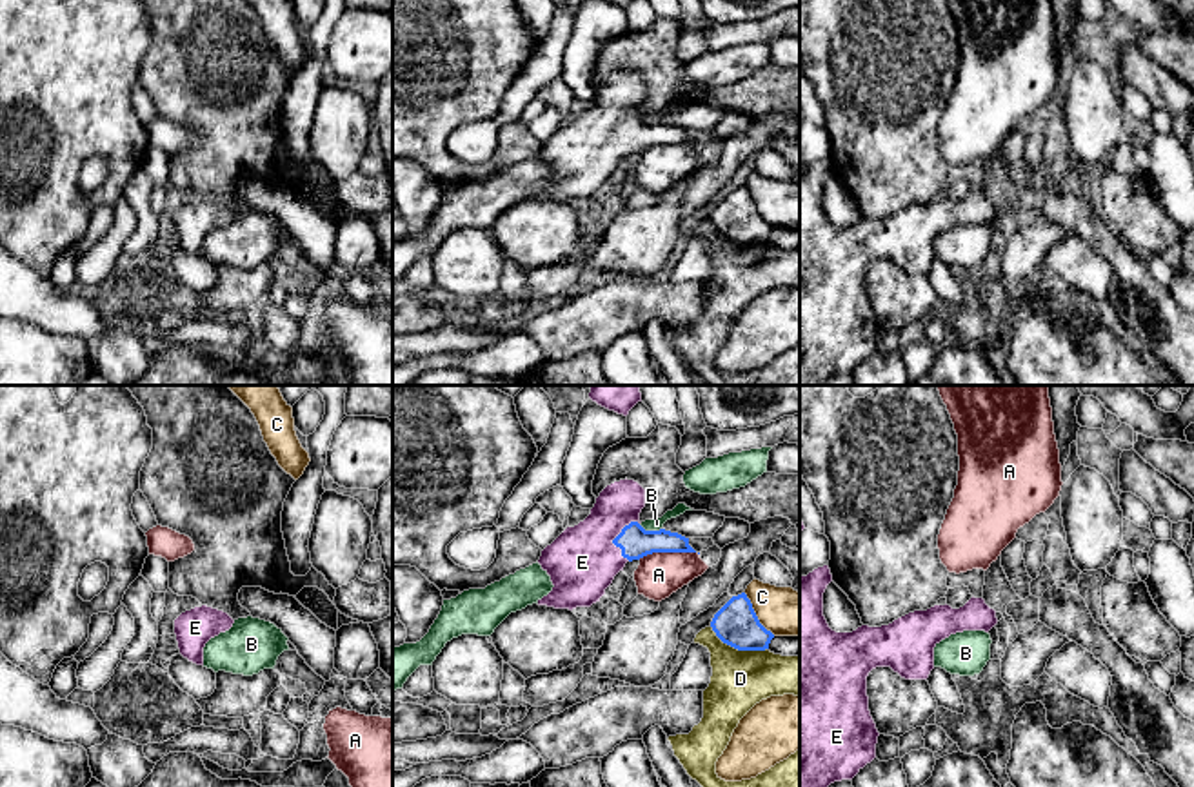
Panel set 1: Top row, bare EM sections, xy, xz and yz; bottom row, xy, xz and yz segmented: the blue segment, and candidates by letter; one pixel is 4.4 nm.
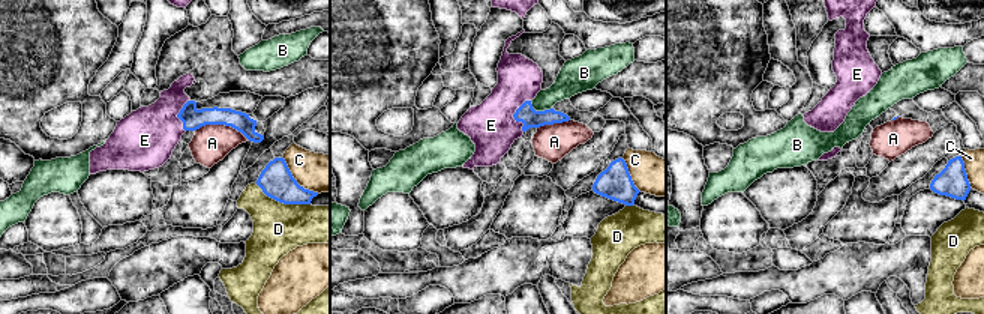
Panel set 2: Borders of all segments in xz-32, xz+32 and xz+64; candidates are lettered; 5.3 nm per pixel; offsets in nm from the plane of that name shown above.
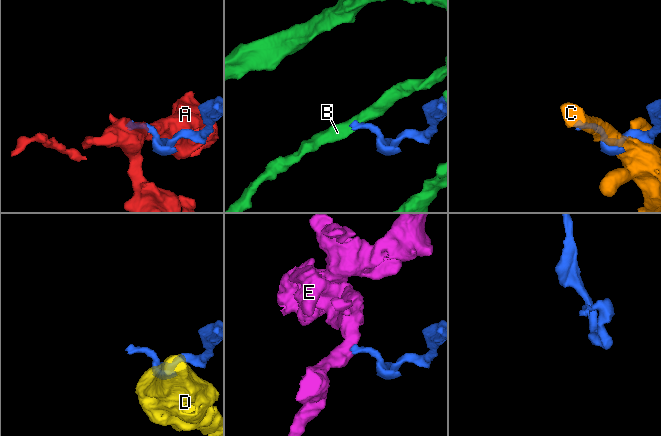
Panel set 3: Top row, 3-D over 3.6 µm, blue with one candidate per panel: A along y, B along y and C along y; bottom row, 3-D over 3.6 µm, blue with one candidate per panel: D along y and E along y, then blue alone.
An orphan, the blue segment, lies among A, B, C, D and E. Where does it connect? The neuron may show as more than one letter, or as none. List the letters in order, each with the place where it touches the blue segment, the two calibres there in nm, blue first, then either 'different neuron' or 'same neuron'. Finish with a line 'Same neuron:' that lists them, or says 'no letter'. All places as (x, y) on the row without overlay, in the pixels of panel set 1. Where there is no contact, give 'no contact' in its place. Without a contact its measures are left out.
A: meets blue in xz at (667, 144); 140 nm thick on the blue side, 200 nm on the other; different neuron
B: meets blue in xz at (649, 124); 140 nm thick on the blue side, 60 nm on the other; different neuron
C: meets blue in xz at (755, 208); 190 nm thick on the blue side, 220 nm on the other; different neuron
D: meets blue in xz at (736, 240); 190 nm thick on the blue side, 260 nm on the other; different neuron
E: meets blue in xz at (615, 131); 140 nm thick on the blue side, 320 nm on the other; same neuron
Same neuron: E

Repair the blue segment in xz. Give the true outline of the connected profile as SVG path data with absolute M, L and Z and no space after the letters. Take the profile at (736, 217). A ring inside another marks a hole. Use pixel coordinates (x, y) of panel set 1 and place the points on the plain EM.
M745 185L732 189L711 214L716 229L738 244L765 244L774 227L767 224Z

